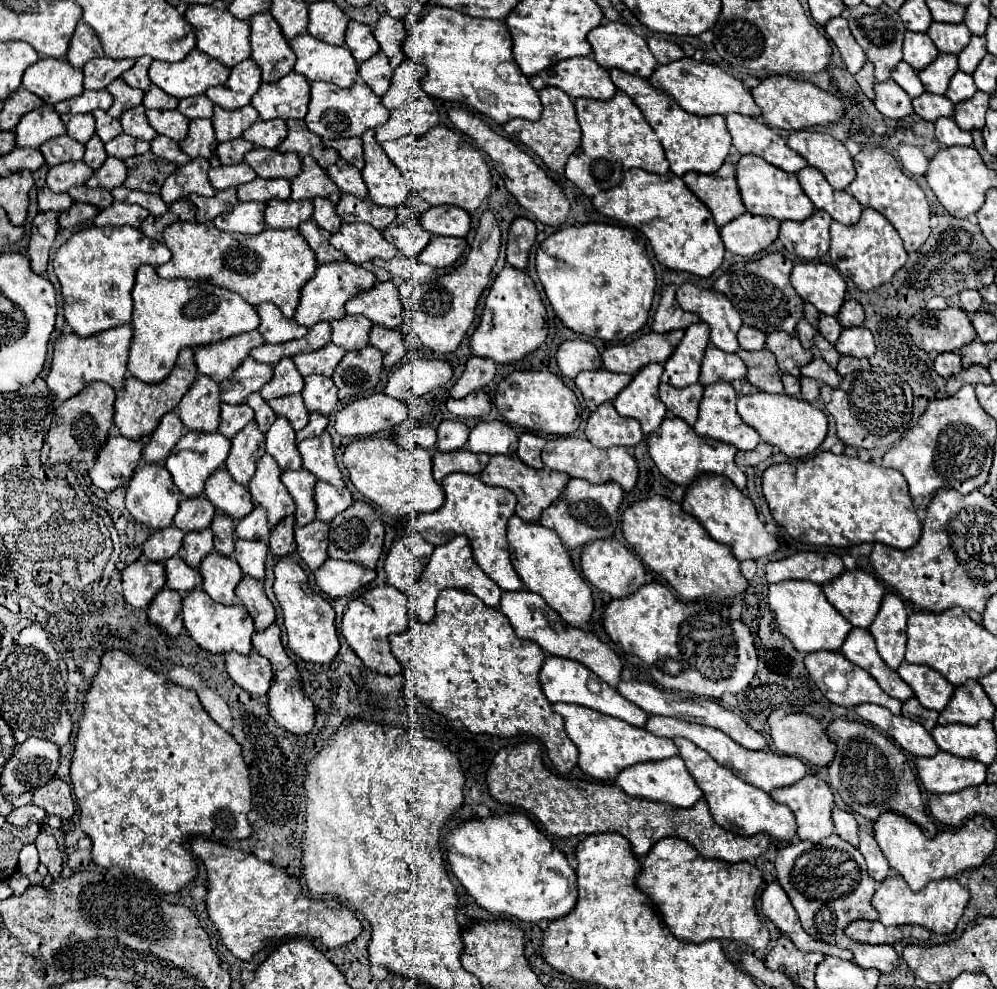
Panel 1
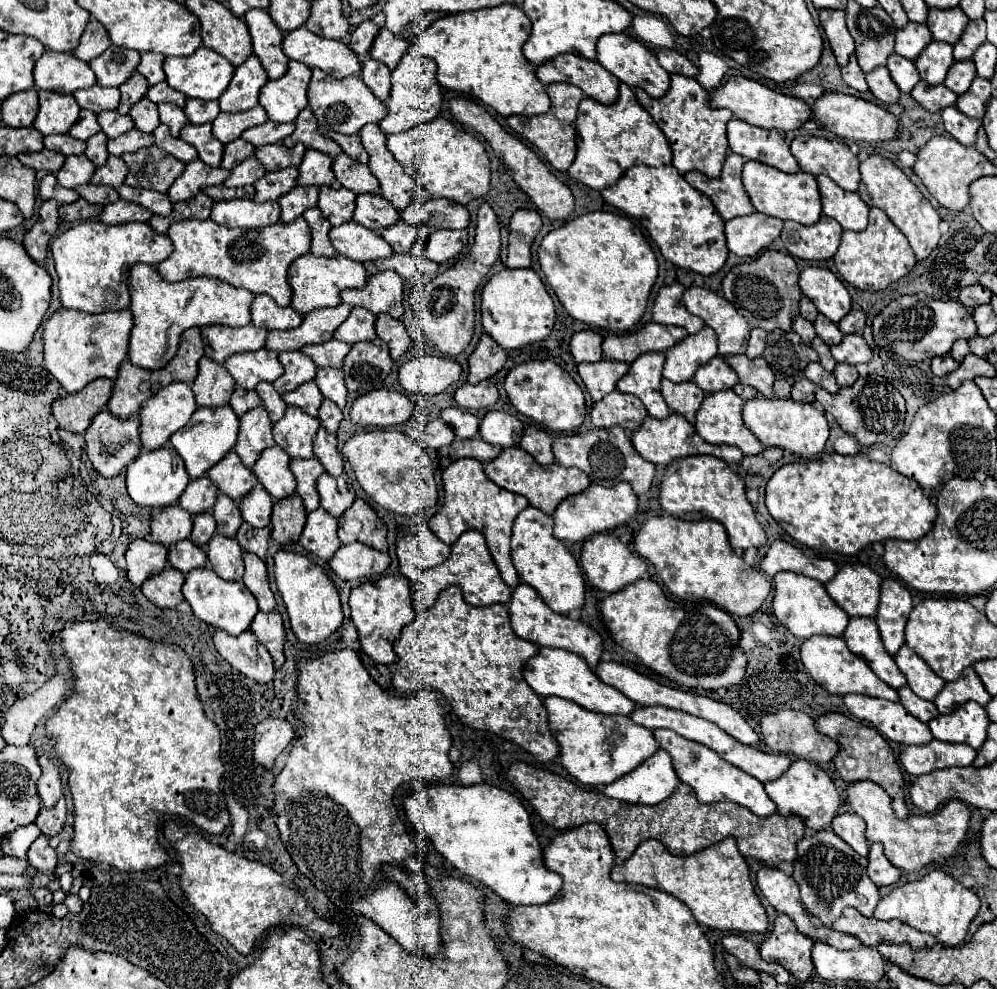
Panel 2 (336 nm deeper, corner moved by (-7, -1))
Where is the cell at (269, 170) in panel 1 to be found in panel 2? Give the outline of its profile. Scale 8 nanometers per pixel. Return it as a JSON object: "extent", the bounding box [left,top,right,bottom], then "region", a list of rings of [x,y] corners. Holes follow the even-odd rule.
{"extent":[255,144,305,172],"region":[[[269,144],[269,146],[259,146],[255,150],[255,158],[261,160],[267,172],[283,170],[287,166],[299,166],[303,154],[305,154],[303,144],[295,144],[293,148],[287,148],[285,144]]]}

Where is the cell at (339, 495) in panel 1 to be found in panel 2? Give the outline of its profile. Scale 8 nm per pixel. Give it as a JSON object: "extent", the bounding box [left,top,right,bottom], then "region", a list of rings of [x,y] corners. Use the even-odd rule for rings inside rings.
{"extent":[317,472,355,518],"region":[[[327,472],[319,476],[317,492],[321,498],[321,508],[325,508],[335,518],[339,518],[349,508],[349,504],[355,500],[355,492],[351,484],[347,482],[347,478],[343,476],[333,478]]]}

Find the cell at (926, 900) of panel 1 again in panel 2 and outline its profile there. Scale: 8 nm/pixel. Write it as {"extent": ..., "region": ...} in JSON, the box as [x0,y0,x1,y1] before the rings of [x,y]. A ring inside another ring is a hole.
{"extent":[875,870,979,946],"region":[[[933,870],[921,880],[903,884],[889,892],[885,898],[879,900],[875,908],[875,918],[879,920],[901,920],[915,930],[927,932],[935,936],[939,942],[947,946],[957,946],[965,940],[971,920],[979,910],[979,896],[957,882],[953,876]]]}

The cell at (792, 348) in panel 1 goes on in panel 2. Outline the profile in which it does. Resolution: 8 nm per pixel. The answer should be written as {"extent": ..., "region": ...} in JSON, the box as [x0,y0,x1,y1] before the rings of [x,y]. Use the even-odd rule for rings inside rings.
{"extent":[763,330,819,384],"region":[[[793,330],[769,332],[763,358],[767,360],[775,378],[787,380],[789,384],[799,382],[803,378],[805,366],[809,362],[819,360],[819,356],[813,352],[813,348],[803,344],[801,338]]]}

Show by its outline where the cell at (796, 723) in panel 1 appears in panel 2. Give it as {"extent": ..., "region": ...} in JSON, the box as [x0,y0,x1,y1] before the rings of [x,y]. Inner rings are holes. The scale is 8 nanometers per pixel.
{"extent":[761,710,839,762],"region":[[[779,710],[775,714],[765,714],[761,718],[761,734],[763,734],[765,744],[773,752],[785,754],[785,756],[805,758],[811,762],[831,762],[835,758],[835,754],[839,752],[839,744],[835,744],[835,740],[819,734],[813,726],[813,718],[809,718],[801,710]]]}

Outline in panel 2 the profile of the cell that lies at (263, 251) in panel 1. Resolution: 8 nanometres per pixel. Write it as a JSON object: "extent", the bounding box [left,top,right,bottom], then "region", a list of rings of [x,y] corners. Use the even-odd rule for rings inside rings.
{"extent":[157,216,311,306],"region":[[[299,216],[297,220],[285,224],[285,222],[277,222],[275,226],[265,226],[259,230],[241,230],[241,228],[229,228],[229,226],[221,226],[215,224],[213,220],[183,220],[183,222],[175,222],[171,224],[167,236],[173,240],[173,254],[163,260],[157,270],[159,274],[167,280],[167,282],[177,282],[183,278],[195,278],[195,276],[213,276],[213,278],[221,278],[237,288],[247,288],[253,294],[269,294],[279,306],[289,306],[291,302],[291,286],[287,282],[287,268],[291,266],[293,260],[297,260],[299,256],[309,252],[311,246],[311,232],[309,232],[309,224],[305,222],[303,216]]]}

